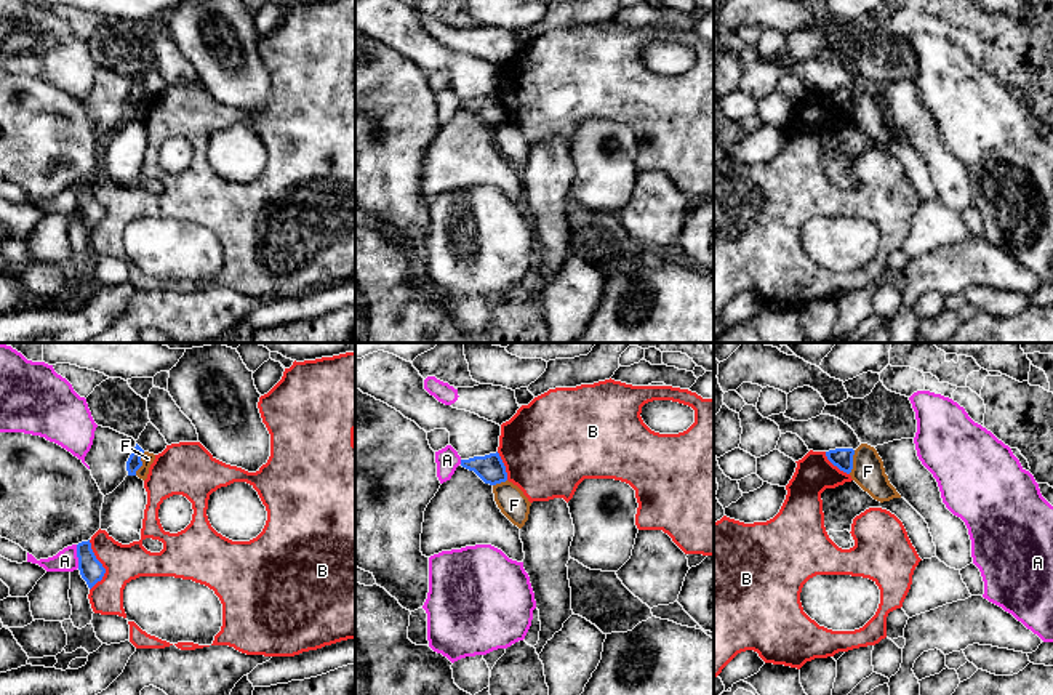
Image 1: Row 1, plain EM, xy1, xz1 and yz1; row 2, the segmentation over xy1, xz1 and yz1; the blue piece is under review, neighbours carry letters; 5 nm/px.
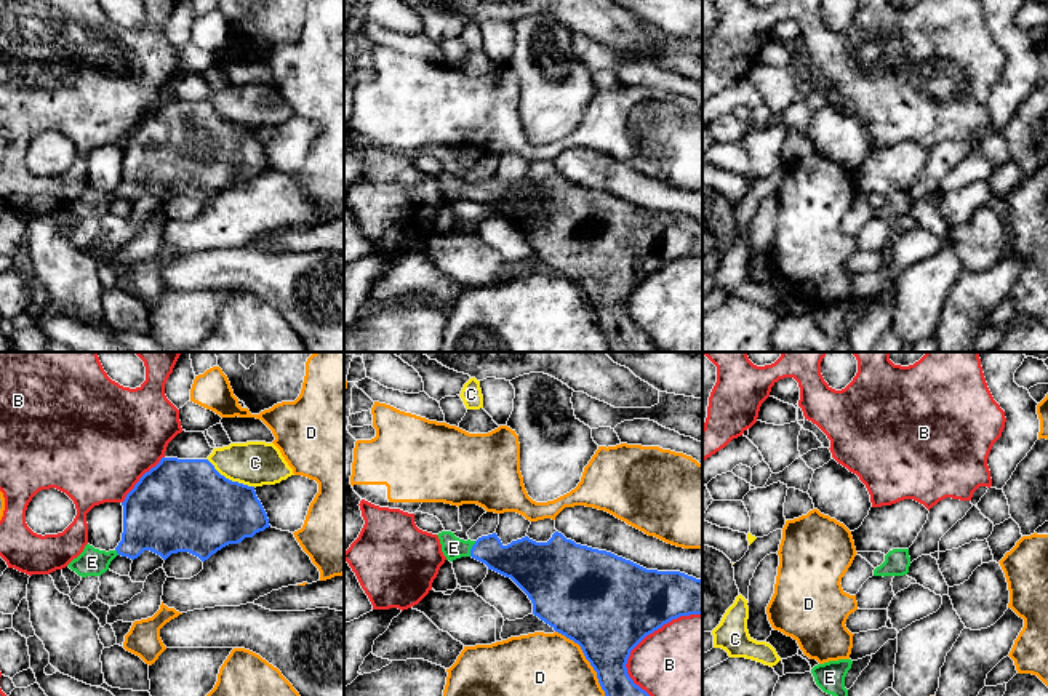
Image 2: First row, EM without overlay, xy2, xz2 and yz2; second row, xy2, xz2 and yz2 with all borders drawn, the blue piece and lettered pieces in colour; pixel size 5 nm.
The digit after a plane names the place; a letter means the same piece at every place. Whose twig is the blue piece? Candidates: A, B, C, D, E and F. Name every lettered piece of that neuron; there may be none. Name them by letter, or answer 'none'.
E

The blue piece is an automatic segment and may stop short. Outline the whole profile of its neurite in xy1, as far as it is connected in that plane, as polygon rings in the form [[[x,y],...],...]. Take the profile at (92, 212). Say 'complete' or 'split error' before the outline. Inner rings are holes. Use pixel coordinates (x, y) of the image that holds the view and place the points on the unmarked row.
complete; [[[90,181],[77,186],[77,199],[80,216],[91,231],[98,223],[102,221],[106,210],[96,200]]]

